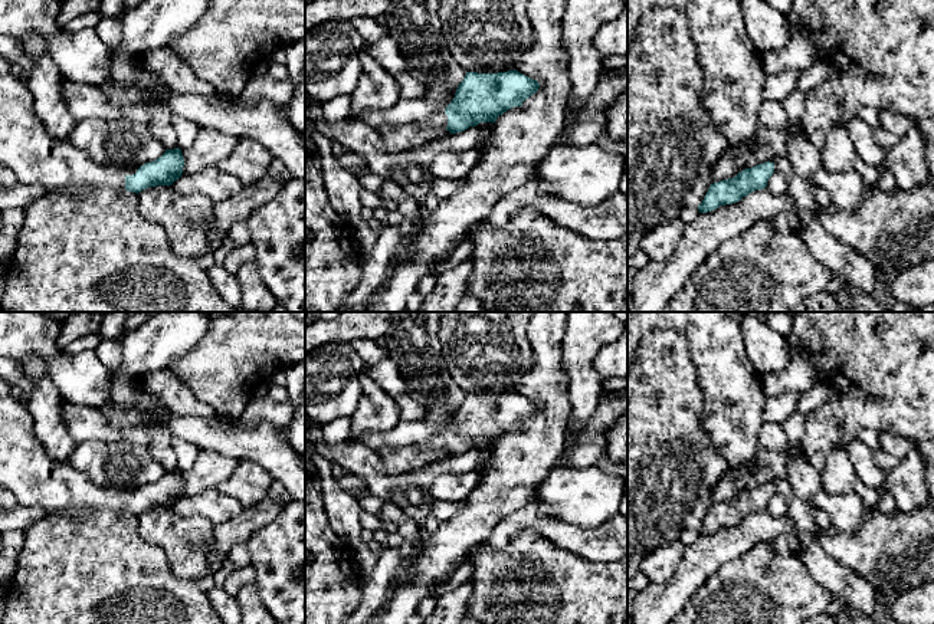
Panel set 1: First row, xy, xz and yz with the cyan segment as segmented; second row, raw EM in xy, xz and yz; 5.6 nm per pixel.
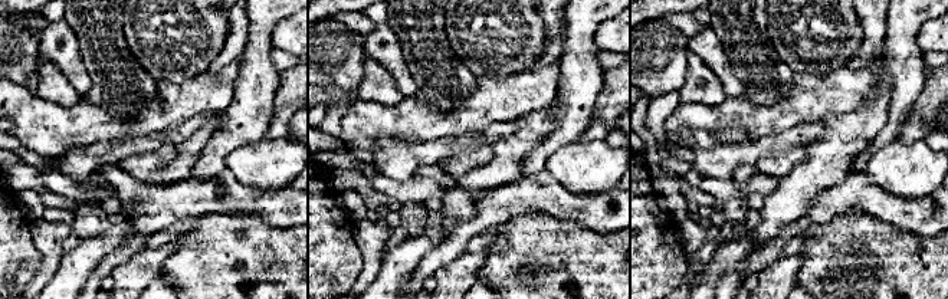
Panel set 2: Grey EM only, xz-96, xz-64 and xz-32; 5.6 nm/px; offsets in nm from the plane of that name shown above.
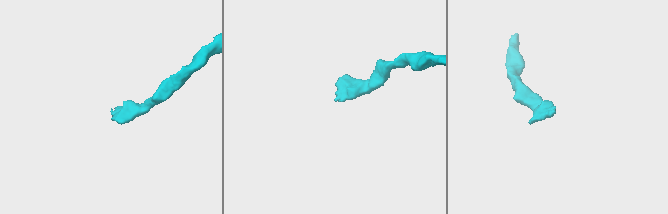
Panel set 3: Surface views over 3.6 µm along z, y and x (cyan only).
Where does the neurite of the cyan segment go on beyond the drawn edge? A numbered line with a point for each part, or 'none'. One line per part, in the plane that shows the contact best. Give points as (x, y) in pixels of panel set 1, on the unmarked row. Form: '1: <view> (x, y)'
1: xy (36, 479)

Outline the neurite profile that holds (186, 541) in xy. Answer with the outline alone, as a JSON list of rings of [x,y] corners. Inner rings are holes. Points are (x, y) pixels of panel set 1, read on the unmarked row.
[[[171,508],[148,509],[138,515],[138,533],[166,554],[177,577],[196,581],[213,574],[209,565],[213,523],[206,518],[184,518]]]

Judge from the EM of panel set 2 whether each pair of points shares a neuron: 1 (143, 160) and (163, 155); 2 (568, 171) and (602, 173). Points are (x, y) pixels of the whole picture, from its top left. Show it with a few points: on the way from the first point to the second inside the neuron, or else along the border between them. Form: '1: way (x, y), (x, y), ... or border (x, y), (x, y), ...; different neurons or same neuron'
1: way (147, 160), (158, 158); same neuron
2: way (577, 171), (593, 171); same neuron

